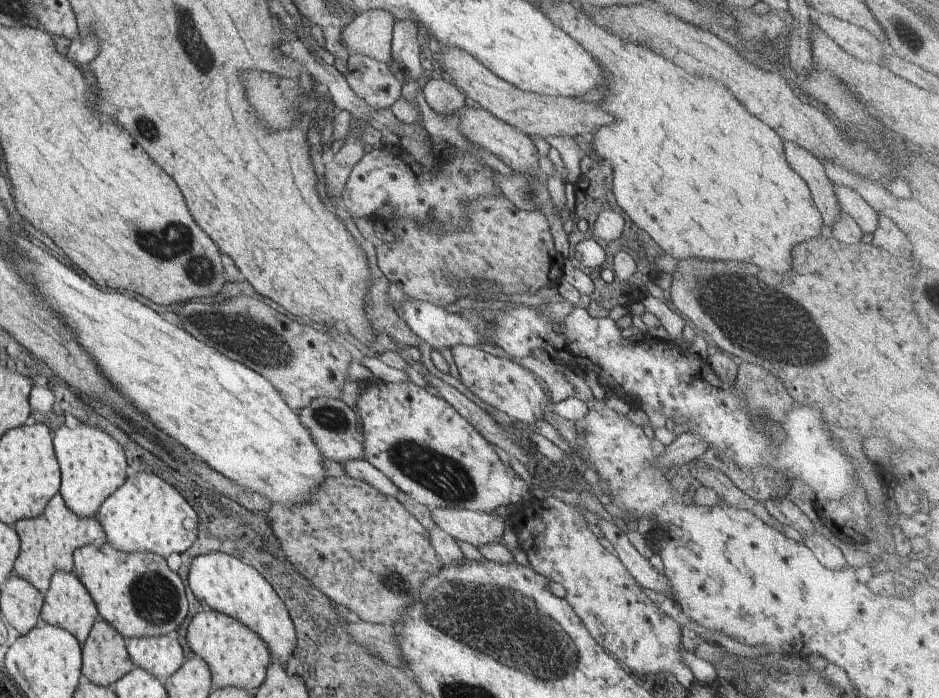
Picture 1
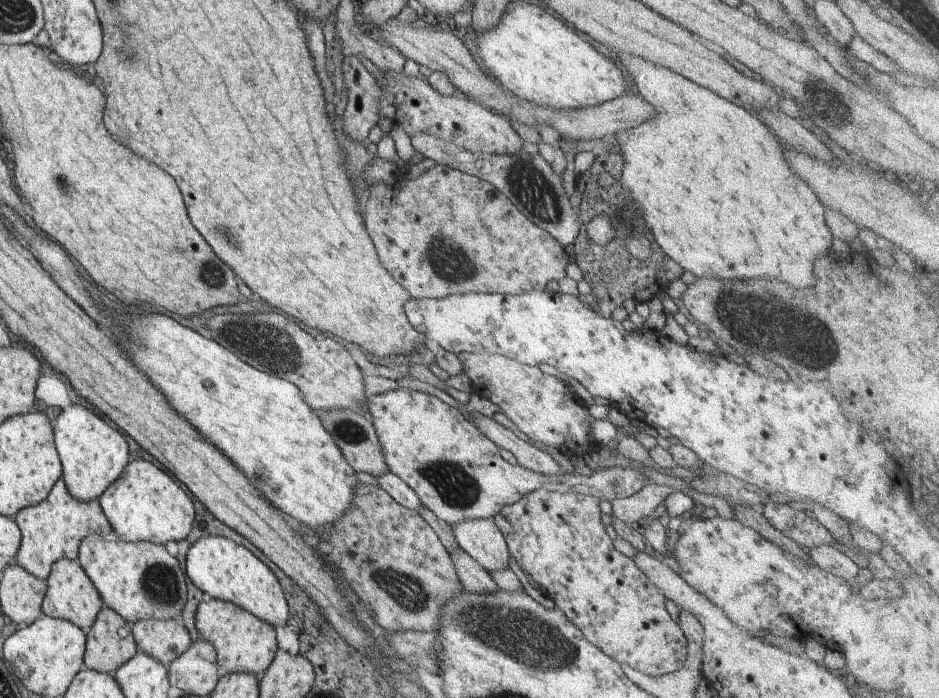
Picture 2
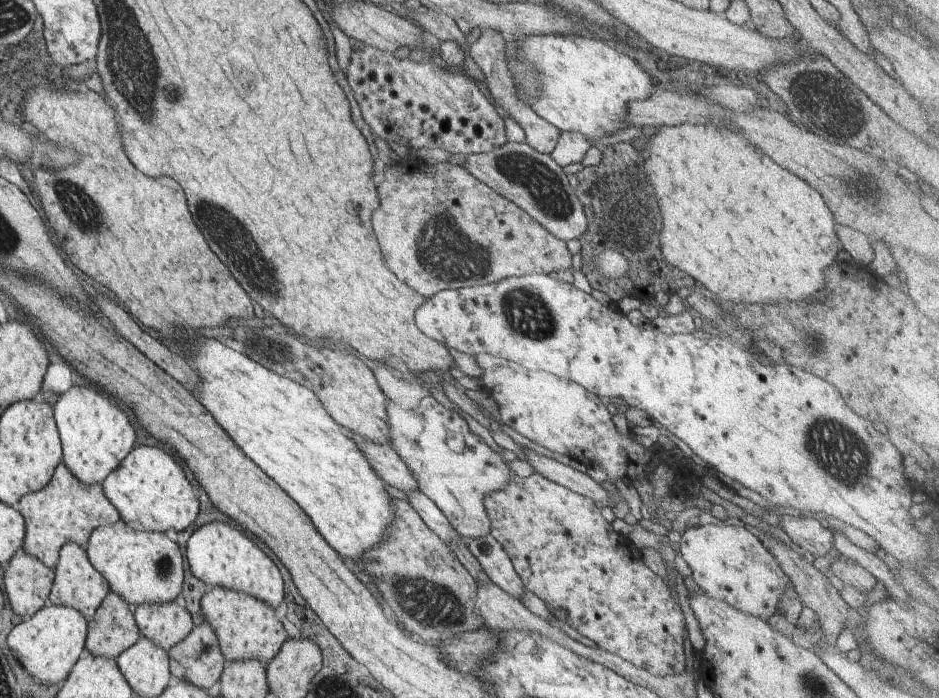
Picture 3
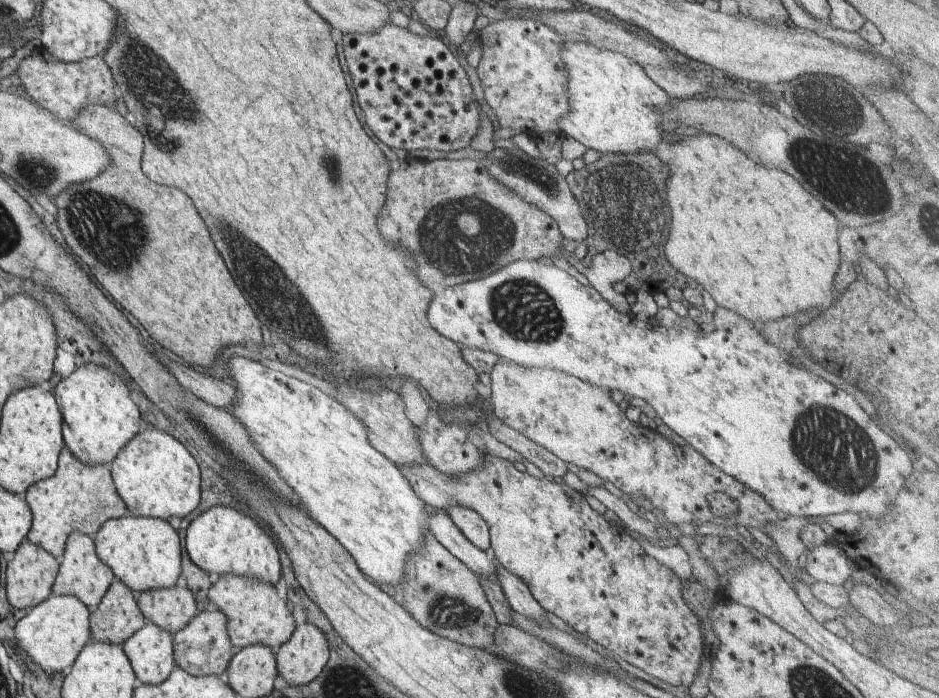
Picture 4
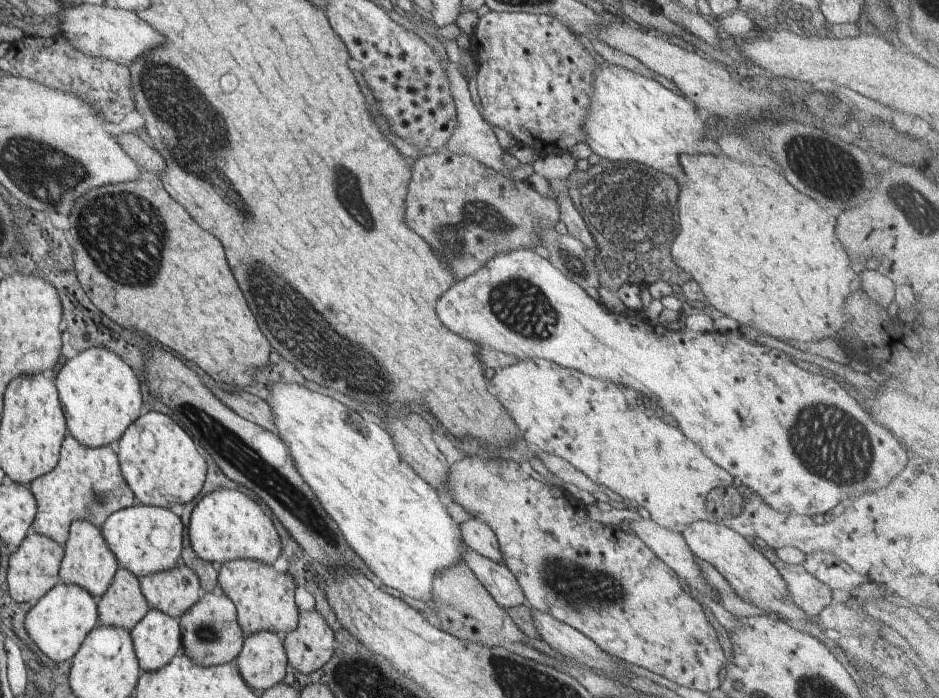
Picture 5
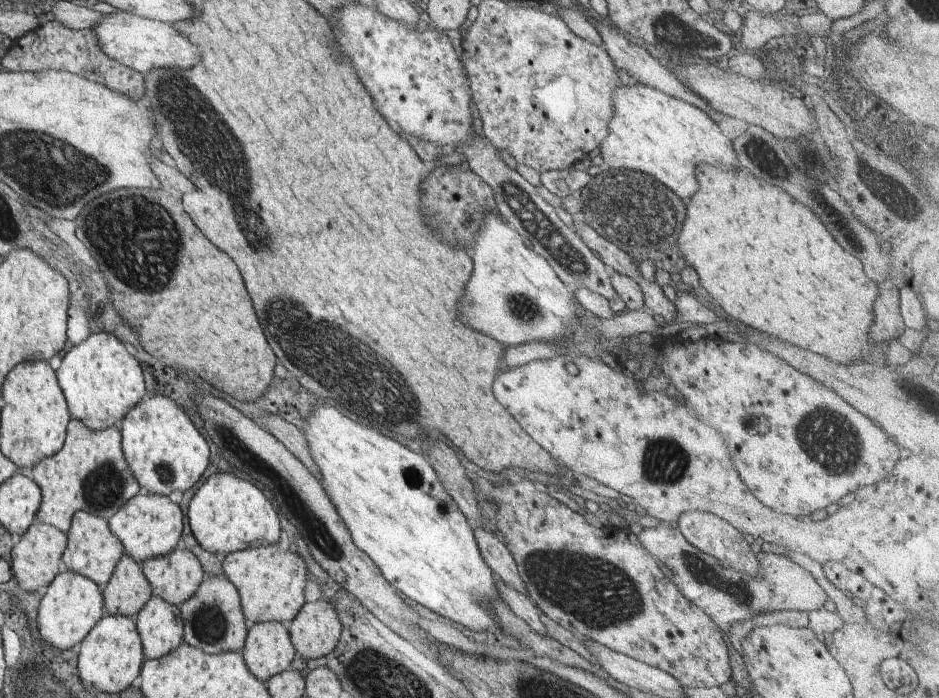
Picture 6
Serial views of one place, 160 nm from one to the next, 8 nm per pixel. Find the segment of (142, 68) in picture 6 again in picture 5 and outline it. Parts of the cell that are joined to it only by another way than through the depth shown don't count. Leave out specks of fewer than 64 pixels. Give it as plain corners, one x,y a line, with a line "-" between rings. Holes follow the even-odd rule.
72,2
71,6
63,8
58,36
65,39
77,51
91,57
113,60
122,65
134,62
144,53
150,53
156,46
165,43
164,37
158,29
152,28
134,11
95,5
85,2

